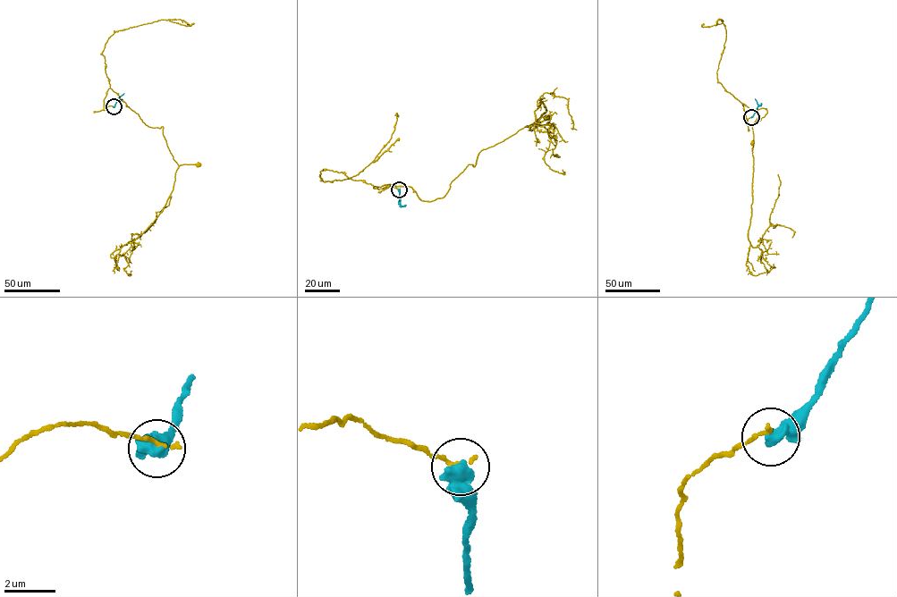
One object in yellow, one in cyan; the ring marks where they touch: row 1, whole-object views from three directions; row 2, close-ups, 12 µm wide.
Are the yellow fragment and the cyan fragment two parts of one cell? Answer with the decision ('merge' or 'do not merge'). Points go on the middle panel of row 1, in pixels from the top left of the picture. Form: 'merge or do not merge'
do not merge

